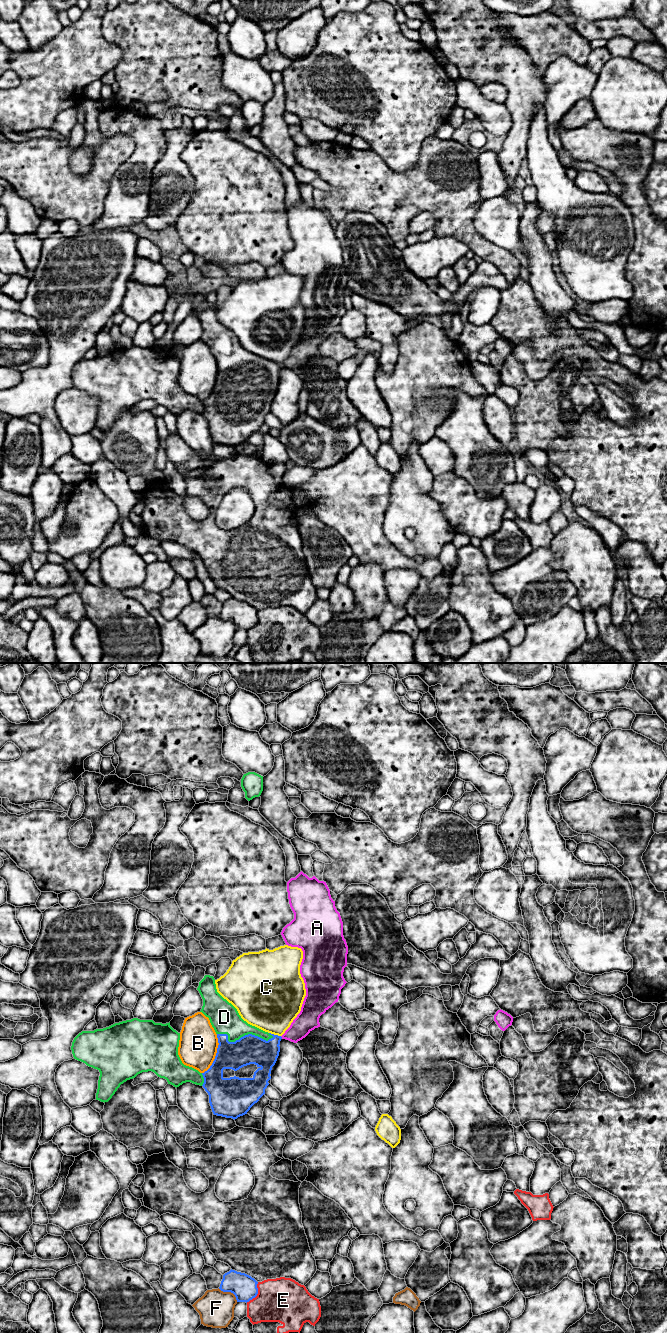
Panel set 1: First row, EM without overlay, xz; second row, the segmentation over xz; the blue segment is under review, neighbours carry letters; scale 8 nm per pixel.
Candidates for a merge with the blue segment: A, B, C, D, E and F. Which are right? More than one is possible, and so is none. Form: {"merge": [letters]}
{"merge": ["D"]}

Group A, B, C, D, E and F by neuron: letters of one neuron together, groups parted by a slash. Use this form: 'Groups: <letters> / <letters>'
Groups: A / B / C / D / E / F

